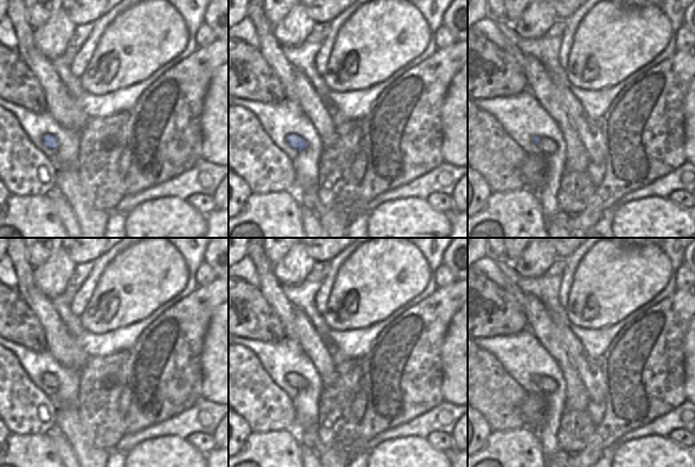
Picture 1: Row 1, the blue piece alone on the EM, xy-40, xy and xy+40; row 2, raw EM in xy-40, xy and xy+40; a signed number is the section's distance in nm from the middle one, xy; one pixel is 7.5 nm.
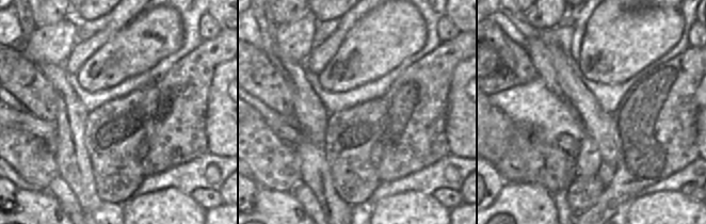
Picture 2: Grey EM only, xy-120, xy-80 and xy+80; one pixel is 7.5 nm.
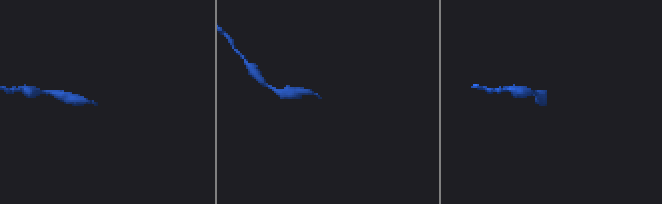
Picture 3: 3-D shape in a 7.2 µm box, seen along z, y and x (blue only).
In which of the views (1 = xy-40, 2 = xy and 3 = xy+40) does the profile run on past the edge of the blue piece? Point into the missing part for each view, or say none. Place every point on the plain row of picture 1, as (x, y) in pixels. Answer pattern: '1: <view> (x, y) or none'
1: none
2: none
3: xy+40 (547, 385)

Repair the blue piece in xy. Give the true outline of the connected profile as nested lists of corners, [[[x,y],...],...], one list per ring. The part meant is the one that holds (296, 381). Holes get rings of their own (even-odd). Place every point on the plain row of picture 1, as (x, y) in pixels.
[[[289,373],[286,376],[286,381],[290,386],[298,390],[302,390],[307,385],[305,379],[296,373]]]

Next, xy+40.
[[[534,376],[534,383],[540,388],[542,394],[550,394],[557,389],[557,383],[550,377]]]

